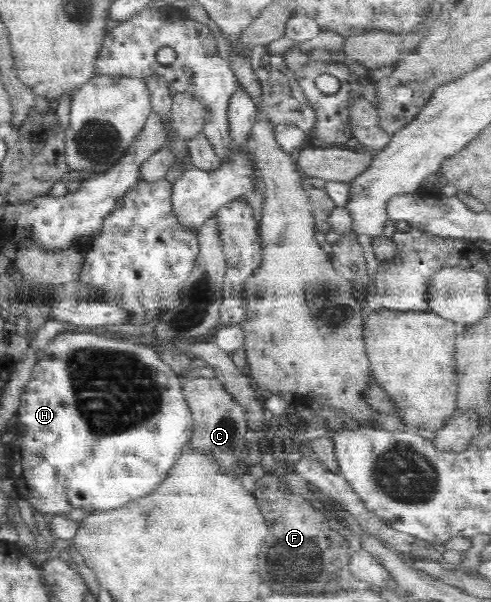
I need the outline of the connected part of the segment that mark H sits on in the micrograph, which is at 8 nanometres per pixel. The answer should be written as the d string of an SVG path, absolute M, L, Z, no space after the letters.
M61 333L49 342L44 348L45 354L36 360L31 379L25 384L20 394L20 407L16 414L16 434L22 439L20 453L21 466L17 474L23 478L33 494L28 494L26 500L32 508L46 514L67 514L72 508L87 508L92 511L110 510L116 506L124 506L134 498L150 494L154 488L168 478L171 468L189 446L193 431L193 418L186 404L181 386L181 375L173 372L160 358L159 352L151 346L132 344L128 338L102 338L102 334L75 334Z

